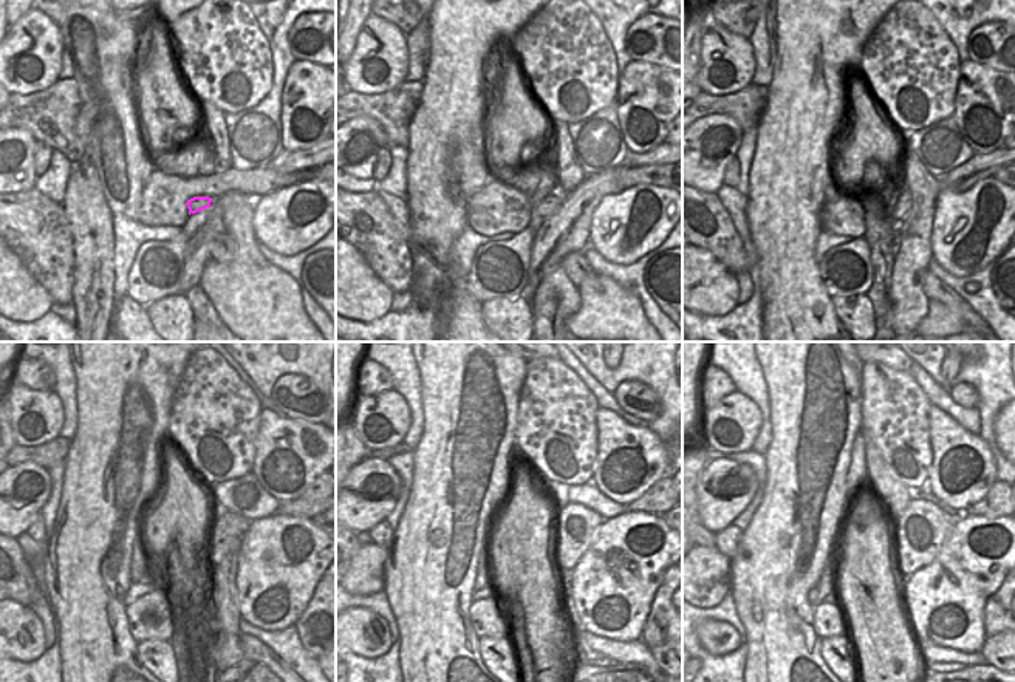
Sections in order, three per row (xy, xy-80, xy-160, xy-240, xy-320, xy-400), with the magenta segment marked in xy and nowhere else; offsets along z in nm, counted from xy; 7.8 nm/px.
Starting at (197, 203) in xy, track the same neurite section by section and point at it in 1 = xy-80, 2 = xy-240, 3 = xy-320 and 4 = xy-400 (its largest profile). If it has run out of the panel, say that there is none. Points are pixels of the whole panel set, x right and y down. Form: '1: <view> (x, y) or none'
1: xy-80 (551, 203)
2: xy-240 (226, 532)
3: xy-320 (576, 525)
4: xy-400 (921, 531)

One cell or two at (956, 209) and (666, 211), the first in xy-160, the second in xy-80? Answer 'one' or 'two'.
one

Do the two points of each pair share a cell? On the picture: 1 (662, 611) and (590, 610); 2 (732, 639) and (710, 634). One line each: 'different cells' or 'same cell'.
1: different cells
2: same cell

